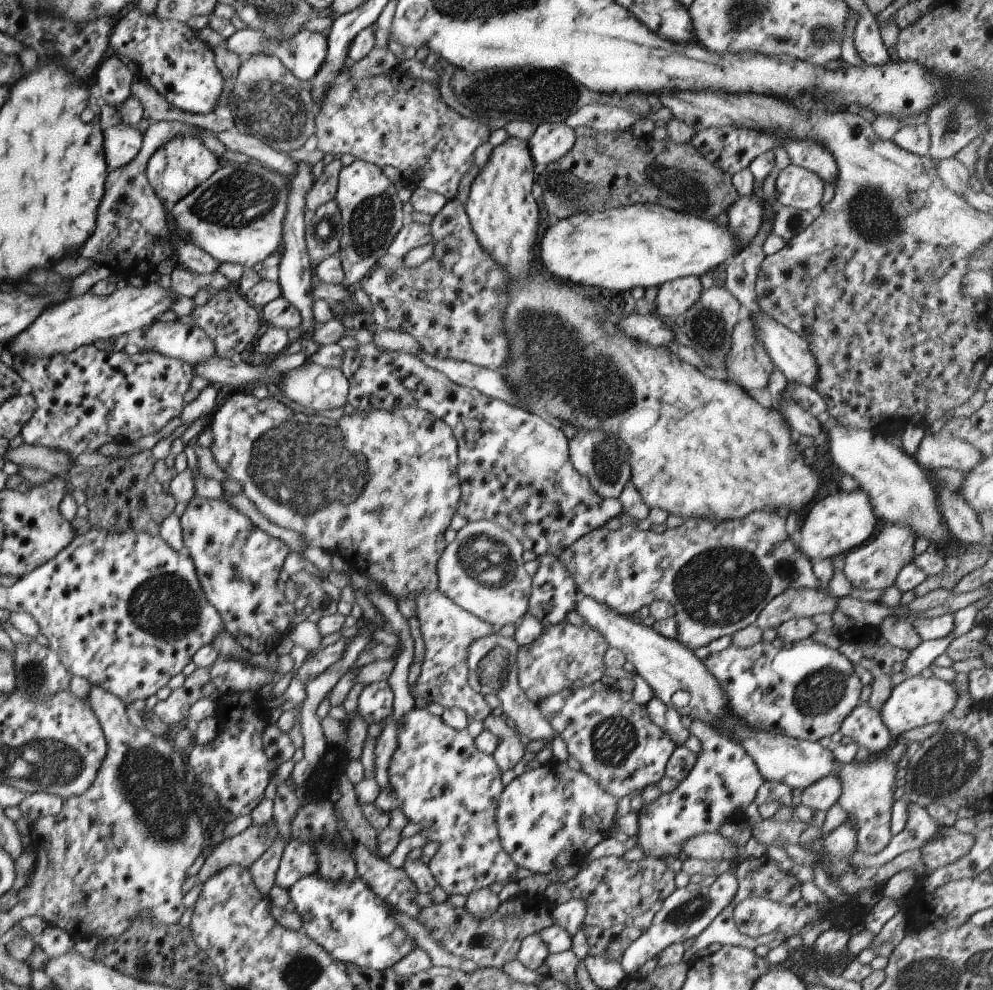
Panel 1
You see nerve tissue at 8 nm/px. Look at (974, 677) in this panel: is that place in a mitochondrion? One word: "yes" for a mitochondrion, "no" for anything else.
no

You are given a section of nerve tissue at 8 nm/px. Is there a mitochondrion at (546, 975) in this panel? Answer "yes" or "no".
no

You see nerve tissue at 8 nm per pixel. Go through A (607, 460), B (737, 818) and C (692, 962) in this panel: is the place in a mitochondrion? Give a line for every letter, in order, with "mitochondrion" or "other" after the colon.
A: mitochondrion
B: other
C: other

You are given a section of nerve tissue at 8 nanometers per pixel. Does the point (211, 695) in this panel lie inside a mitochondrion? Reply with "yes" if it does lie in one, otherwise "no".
no

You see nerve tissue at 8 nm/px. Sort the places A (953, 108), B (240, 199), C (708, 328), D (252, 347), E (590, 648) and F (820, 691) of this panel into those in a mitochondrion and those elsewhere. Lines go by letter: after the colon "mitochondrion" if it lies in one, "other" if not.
A: mitochondrion
B: mitochondrion
C: mitochondrion
D: other
E: other
F: mitochondrion

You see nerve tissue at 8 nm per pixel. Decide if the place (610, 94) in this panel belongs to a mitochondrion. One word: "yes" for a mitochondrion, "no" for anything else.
no

